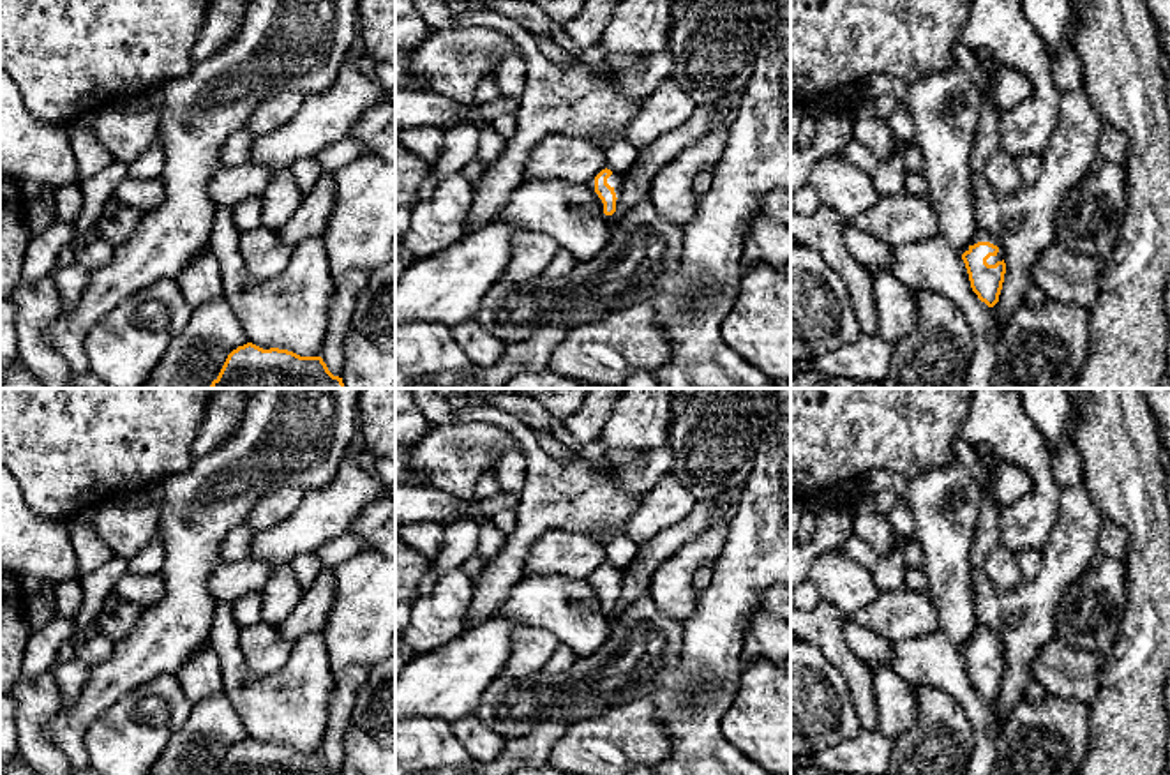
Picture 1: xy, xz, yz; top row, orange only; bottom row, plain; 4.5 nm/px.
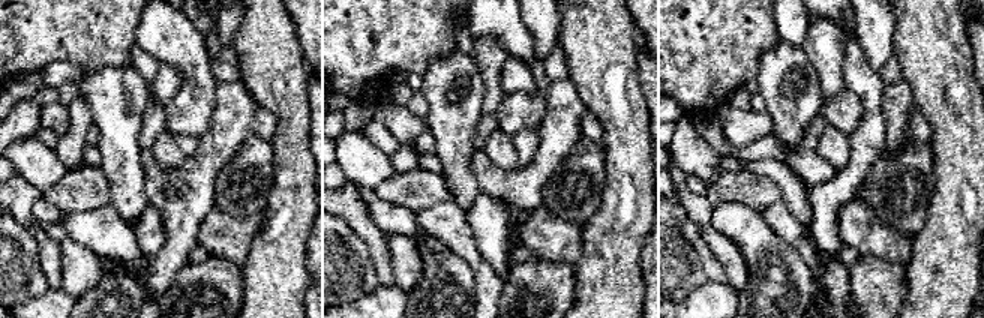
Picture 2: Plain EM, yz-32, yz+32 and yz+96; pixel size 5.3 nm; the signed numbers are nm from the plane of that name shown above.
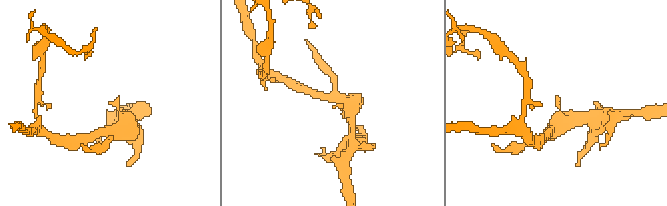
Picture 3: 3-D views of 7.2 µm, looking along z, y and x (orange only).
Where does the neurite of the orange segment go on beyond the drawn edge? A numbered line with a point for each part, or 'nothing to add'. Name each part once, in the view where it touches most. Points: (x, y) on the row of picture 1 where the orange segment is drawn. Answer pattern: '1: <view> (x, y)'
1: yz (982, 235)

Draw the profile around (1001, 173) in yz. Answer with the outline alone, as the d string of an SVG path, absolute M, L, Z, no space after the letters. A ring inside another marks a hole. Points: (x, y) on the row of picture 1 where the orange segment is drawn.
M997 150L988 159L983 177L994 189L995 196L1011 196L1024 187L1020 171L1013 164L1013 157L1002 150Z

